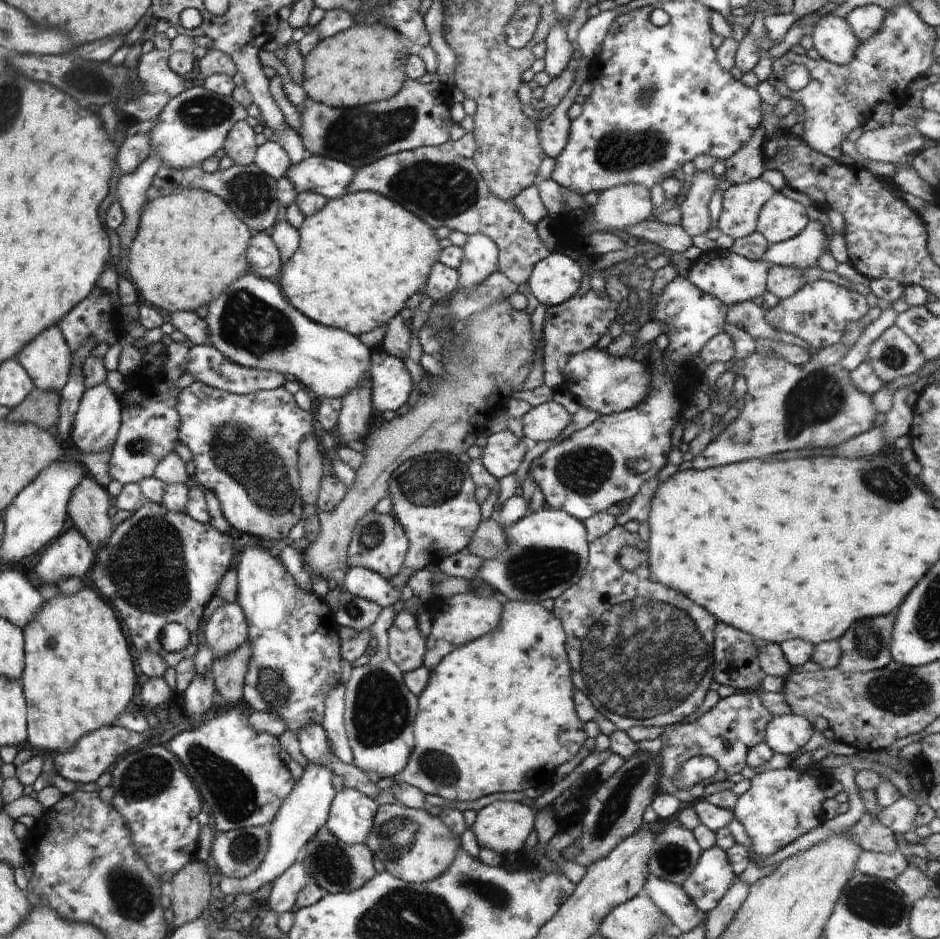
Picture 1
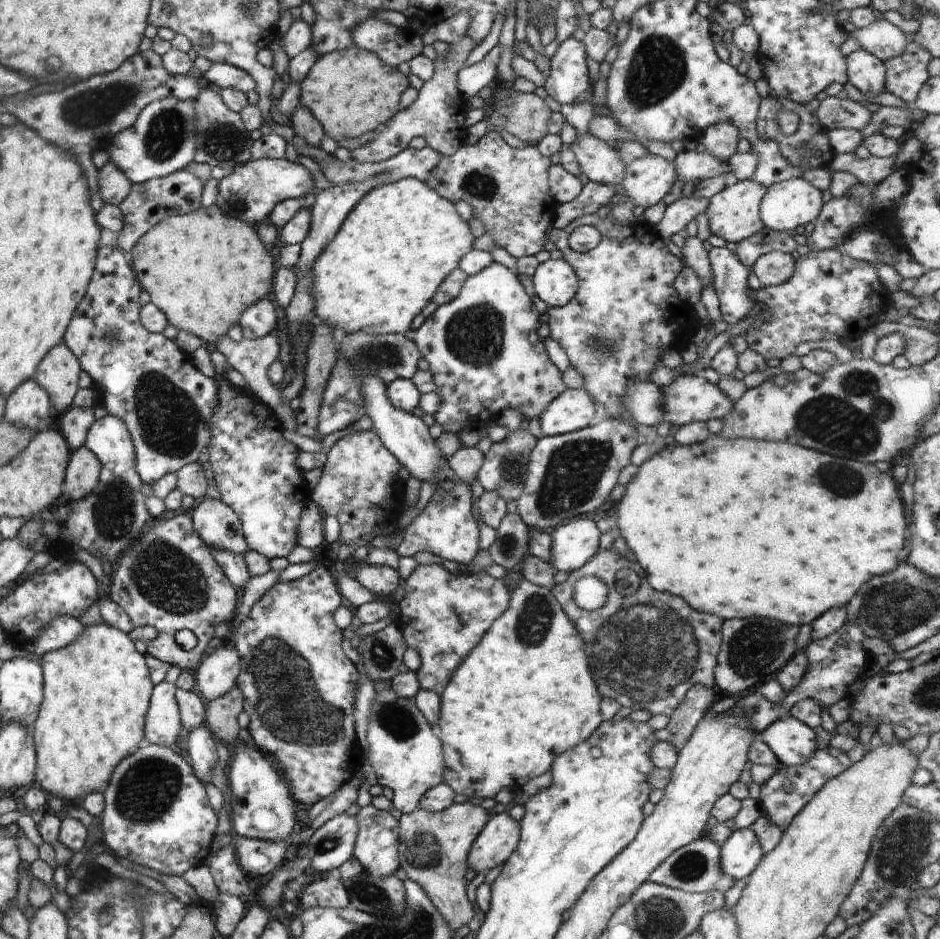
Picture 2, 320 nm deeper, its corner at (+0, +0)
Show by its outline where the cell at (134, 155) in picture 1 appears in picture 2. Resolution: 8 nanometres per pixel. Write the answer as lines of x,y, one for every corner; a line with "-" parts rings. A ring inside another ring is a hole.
112,161
98,171
98,192
104,205
119,205
133,185
129,178

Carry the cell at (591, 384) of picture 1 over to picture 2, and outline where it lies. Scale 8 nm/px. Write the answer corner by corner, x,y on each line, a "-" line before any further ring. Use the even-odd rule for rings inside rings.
681,374
671,385
662,388
662,390
663,407
665,408
664,421
670,421
671,425
682,426
695,420
706,422
711,418
723,419
730,414
735,405
718,385
710,383
704,375

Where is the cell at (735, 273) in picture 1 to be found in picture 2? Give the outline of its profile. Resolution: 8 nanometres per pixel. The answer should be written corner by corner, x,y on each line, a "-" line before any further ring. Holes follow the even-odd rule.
713,247
708,256
721,320
732,326
748,316
750,309
756,305
749,294
748,274
751,270
727,247

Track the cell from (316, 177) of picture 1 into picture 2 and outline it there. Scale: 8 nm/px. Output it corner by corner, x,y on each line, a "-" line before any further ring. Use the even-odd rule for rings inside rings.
250,159
234,167
218,186
222,202
216,206
226,215
249,225
268,218
273,208
286,199
300,199
315,188
311,174
302,164
286,159

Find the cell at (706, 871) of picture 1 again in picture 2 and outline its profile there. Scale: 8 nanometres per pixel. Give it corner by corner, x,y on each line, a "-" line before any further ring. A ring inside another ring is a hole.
736,829
721,846
721,869
734,880
748,878
765,852
754,831

